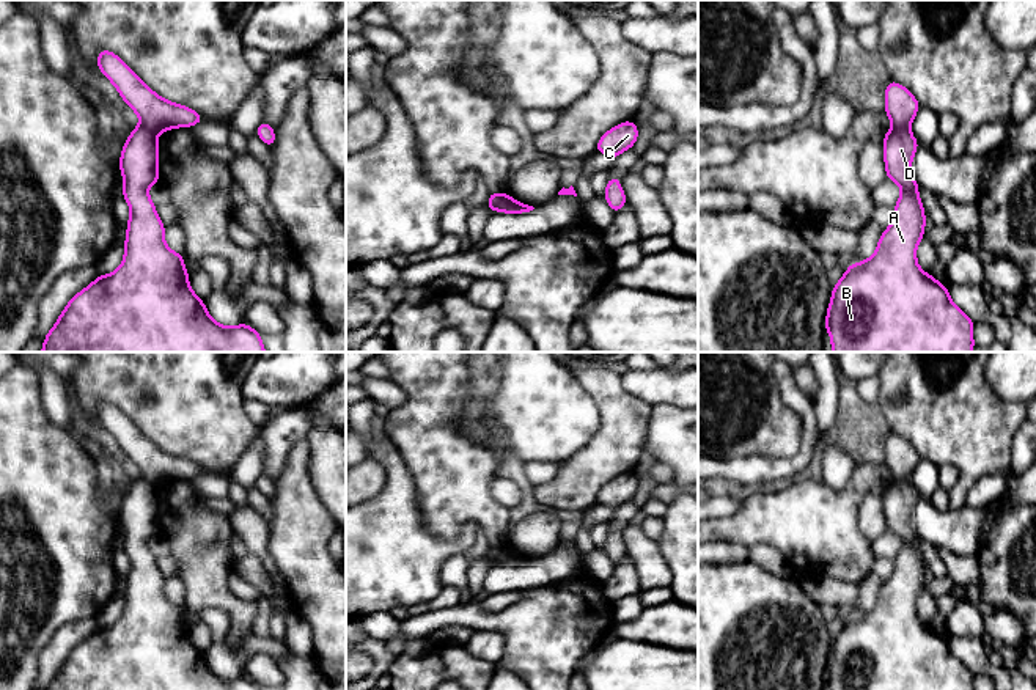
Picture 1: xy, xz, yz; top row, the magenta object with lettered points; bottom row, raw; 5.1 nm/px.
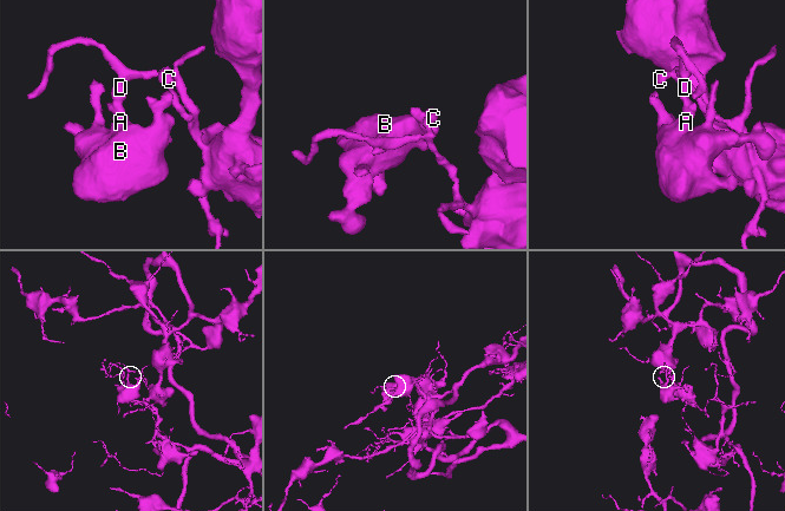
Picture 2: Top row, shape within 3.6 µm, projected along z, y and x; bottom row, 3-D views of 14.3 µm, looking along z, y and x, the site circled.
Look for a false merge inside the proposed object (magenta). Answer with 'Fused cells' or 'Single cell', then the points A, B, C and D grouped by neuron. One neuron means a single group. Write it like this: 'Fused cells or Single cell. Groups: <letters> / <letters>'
Fused cells. Groups: A B D / C

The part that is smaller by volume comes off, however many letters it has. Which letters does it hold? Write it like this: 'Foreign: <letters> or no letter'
Foreign: A, B, D

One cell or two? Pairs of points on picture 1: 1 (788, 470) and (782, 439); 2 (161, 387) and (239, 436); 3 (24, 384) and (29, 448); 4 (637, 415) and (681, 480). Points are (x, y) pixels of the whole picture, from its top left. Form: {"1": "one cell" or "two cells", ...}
{"1": "two cells", "2": "one cell", "3": "one cell", "4": "two cells"}

